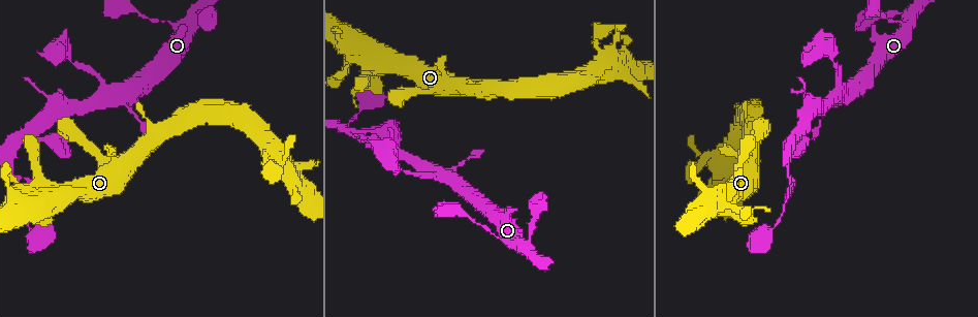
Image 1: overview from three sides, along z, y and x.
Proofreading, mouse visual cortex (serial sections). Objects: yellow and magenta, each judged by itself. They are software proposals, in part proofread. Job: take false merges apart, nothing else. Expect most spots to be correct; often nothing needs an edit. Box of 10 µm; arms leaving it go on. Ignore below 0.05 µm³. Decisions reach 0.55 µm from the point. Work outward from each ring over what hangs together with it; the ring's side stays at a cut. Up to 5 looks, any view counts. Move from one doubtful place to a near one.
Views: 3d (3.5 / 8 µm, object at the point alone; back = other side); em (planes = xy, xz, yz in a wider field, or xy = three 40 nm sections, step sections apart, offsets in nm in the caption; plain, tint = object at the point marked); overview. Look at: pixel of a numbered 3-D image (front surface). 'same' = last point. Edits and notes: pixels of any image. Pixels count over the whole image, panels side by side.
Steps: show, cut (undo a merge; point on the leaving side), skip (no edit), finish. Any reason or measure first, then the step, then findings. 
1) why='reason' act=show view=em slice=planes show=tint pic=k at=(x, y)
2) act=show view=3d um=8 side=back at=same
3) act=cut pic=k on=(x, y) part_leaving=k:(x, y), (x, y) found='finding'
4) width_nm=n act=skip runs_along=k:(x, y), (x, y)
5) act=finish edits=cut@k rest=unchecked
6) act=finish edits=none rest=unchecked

why='two arms in line, one across' act=show view=3d um=3.5 pic=1 at=(789, 179)

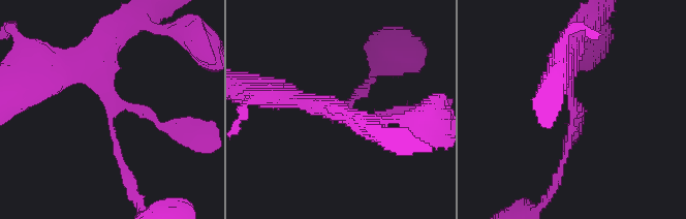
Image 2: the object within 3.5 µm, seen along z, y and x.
arm_widths_nm=100,150,300 act=skip runs_along=2:(100, 45), (93, 77), (125, 173) found='one cell here'

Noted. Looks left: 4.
why='thick turns thin' act=show view=3d um=3.5 pic=1 at=(366, 60)

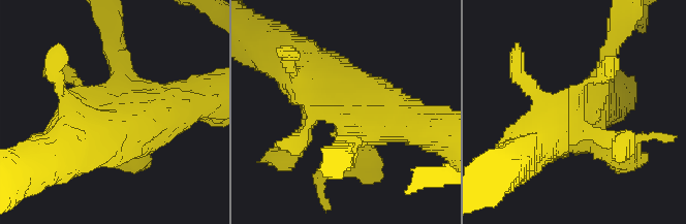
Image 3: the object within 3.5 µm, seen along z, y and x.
act=show view=em slice=xy step=5 show=tint pic=3 at=(579, 112)

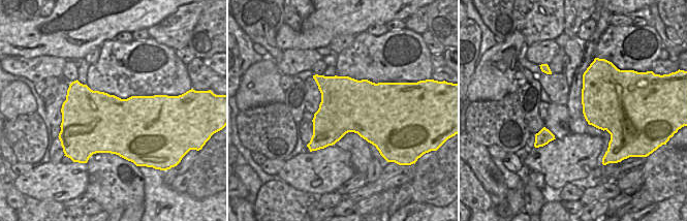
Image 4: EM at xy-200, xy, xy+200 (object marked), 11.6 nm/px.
width_nm=600 act=skip runs_along=3:(419, 125), (378, 115), (308, 72) found='all the same cell'

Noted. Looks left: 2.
act=finish edits=none rest=unchecked

